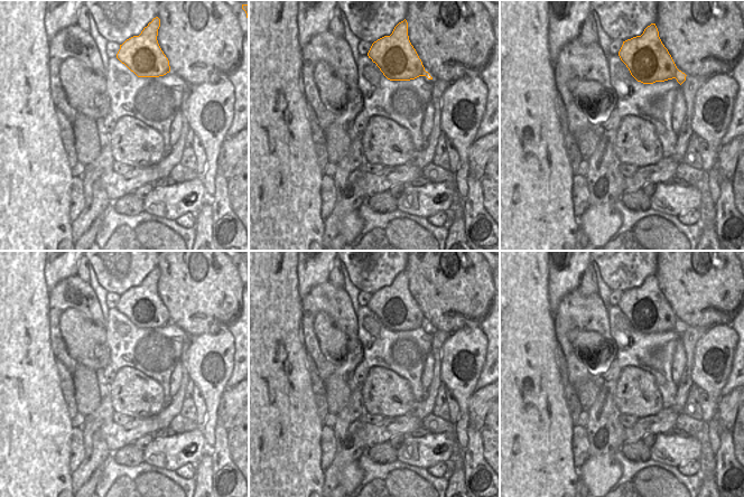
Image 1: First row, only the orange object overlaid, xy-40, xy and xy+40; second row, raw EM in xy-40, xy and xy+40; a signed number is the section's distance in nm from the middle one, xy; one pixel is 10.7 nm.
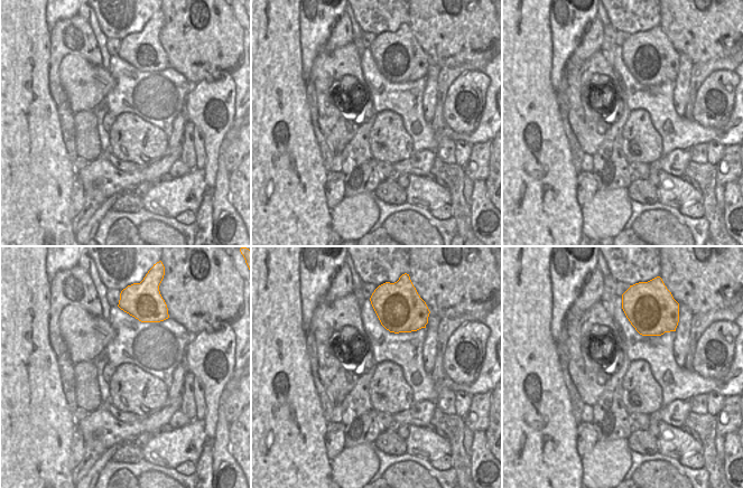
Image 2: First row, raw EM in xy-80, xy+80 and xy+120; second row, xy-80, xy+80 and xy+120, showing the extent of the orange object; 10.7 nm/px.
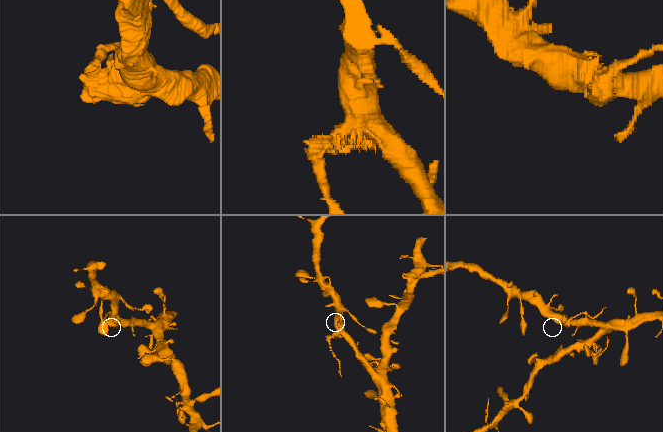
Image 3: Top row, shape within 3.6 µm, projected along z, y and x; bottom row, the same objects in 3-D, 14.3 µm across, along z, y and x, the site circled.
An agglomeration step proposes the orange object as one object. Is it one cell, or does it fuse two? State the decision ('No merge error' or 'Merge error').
Merge error

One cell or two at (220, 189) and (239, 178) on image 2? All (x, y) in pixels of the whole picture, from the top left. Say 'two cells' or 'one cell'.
two cells

